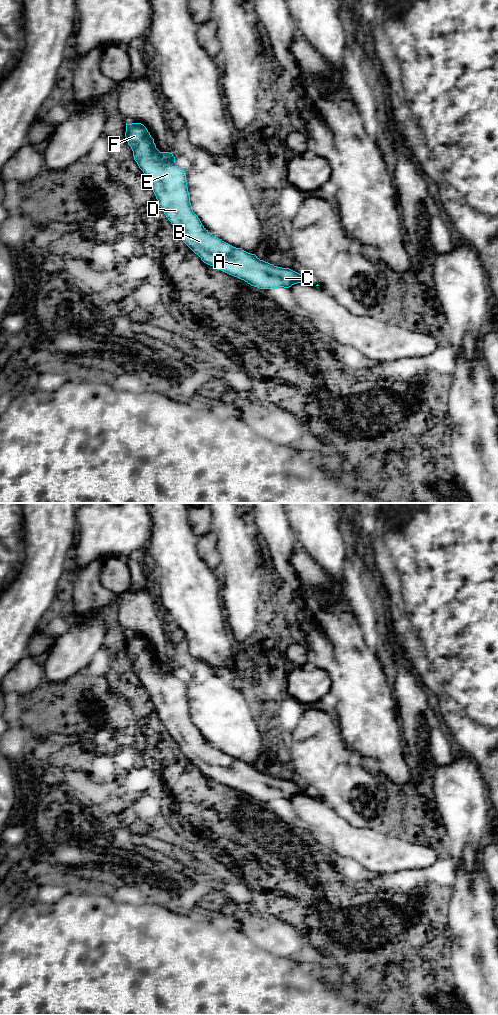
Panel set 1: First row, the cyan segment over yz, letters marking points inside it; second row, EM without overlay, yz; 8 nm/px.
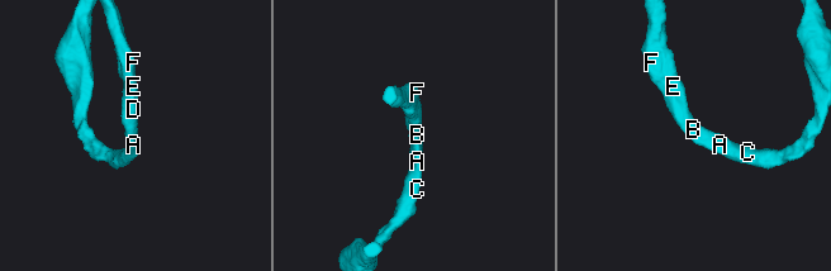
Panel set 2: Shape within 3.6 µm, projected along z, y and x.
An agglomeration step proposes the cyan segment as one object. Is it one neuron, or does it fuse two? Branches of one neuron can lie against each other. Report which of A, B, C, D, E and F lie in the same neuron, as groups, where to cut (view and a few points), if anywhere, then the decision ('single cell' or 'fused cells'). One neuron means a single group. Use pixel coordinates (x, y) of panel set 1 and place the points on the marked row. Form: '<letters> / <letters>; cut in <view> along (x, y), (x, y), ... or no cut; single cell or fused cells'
A B C D E F; no cut; single cell

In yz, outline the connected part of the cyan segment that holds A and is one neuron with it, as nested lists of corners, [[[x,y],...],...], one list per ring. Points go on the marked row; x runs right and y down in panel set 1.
[[[126,123],[125,137],[133,151],[134,160],[152,185],[159,206],[178,232],[182,241],[201,260],[216,269],[244,280],[259,289],[277,287],[289,288],[294,284],[307,282],[307,278],[289,269],[274,266],[260,260],[255,254],[236,248],[213,236],[204,228],[198,216],[193,212],[187,187],[185,170],[175,163],[175,157],[169,152],[160,152],[147,128],[141,123]]]

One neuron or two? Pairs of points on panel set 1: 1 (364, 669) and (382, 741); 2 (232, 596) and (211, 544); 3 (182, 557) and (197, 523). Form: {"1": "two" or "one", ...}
{"1": "one", "2": "two", "3": "two"}

